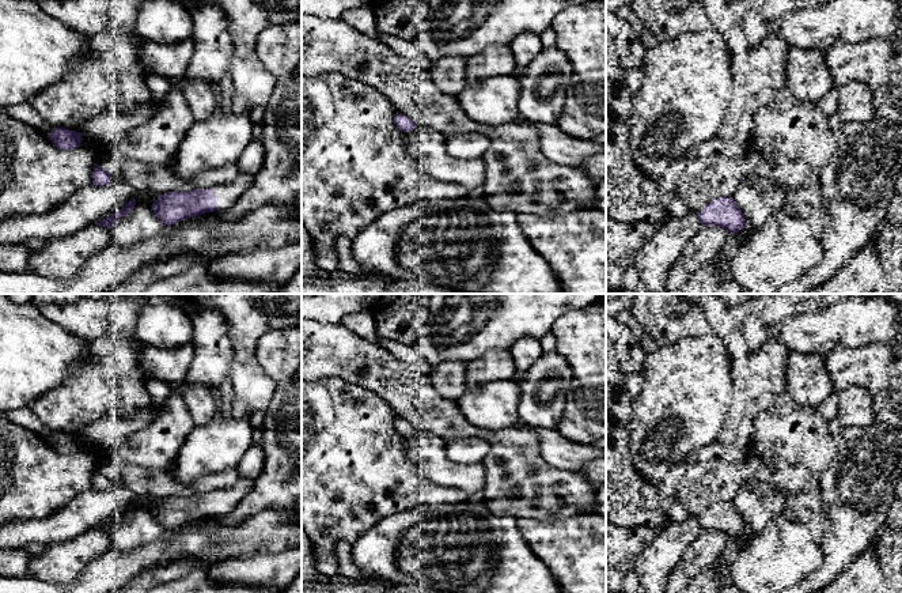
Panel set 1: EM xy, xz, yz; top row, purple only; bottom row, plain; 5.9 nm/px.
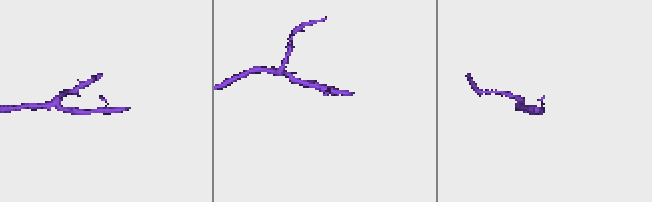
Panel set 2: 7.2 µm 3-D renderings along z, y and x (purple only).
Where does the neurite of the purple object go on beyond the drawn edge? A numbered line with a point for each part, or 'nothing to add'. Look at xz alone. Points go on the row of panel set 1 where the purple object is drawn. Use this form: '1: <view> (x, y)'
nothing to add

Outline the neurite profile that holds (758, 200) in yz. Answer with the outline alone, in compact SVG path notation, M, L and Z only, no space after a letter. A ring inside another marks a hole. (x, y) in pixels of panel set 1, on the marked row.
M750 167L732 199L751 230L762 227L773 215L782 211L785 203L782 188L769 178L759 177Z

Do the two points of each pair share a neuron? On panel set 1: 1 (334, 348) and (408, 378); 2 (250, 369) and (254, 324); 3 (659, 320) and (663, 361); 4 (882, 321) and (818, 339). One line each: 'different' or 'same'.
1: same
2: same
3: different
4: same

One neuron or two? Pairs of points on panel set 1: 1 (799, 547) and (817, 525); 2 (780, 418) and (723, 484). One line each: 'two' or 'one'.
1: two
2: two

